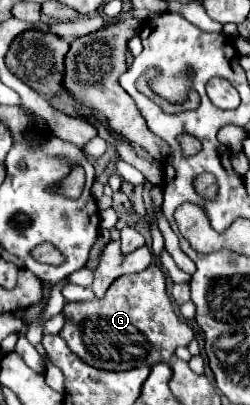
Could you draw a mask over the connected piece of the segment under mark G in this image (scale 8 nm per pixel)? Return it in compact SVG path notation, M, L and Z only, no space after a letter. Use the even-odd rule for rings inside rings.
M154 263L140 273L116 279L102 299L66 303L64 317L66 323L60 337L66 339L68 347L88 365L108 371L170 363L176 347L188 347L194 339L192 329L172 311L172 303L166 295L164 273Z

